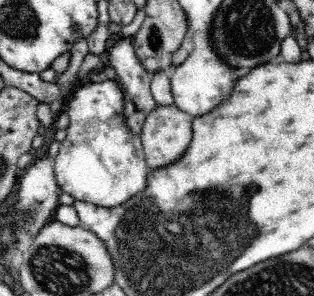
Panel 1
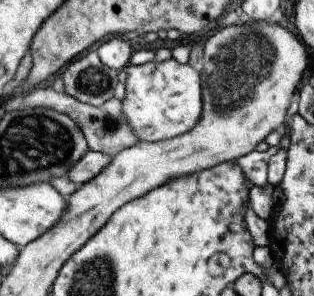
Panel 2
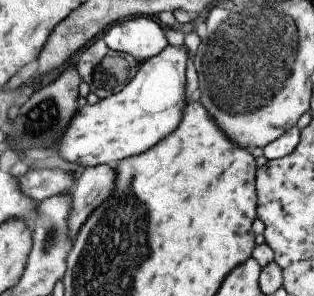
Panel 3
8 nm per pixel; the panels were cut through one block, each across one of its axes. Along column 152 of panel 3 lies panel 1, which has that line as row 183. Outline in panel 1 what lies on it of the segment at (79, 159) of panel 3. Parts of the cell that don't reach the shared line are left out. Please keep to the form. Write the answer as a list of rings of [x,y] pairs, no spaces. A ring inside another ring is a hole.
[[[108,80],[100,84],[92,82],[90,86],[82,86],[70,94],[64,110],[70,116],[70,126],[68,126],[66,140],[60,144],[60,152],[54,158],[54,174],[62,194],[66,192],[80,202],[98,204],[102,208],[116,208],[126,200],[130,200],[132,196],[140,194],[148,186],[150,166],[146,162],[144,144],[140,136],[128,128],[124,104],[126,104],[126,96],[122,86],[116,80]]]

